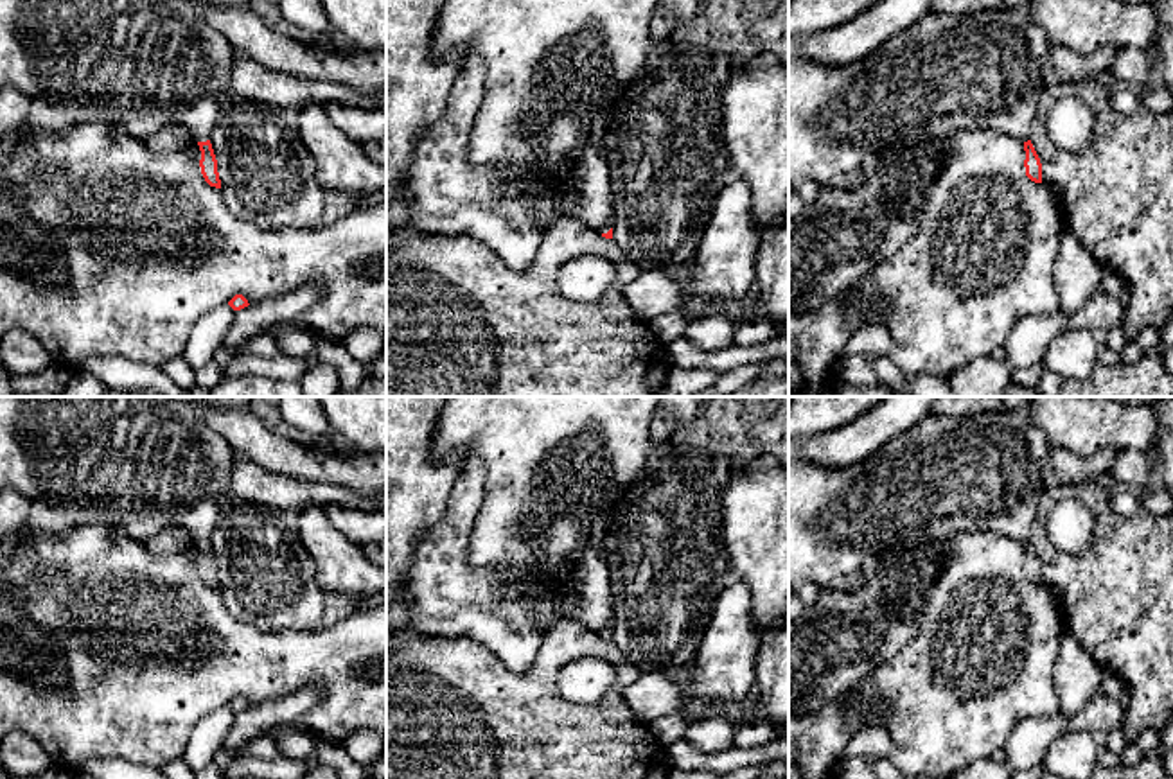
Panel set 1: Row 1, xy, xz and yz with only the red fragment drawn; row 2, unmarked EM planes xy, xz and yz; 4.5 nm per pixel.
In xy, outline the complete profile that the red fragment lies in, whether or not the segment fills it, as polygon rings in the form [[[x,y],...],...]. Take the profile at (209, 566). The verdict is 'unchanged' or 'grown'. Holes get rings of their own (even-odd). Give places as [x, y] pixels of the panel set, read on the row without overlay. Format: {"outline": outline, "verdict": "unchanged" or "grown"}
{"outline": [[[0,397],[0,488],[14,488],[31,503],[43,503],[66,515],[74,526],[115,528],[128,537],[144,542],[153,533],[180,528],[194,537],[201,553],[201,576],[210,589],[221,591],[217,562],[210,546],[210,535],[221,519],[230,497],[230,474],[235,452],[228,442],[208,427],[203,406],[172,400],[171,397]]], "verdict": "grown"}

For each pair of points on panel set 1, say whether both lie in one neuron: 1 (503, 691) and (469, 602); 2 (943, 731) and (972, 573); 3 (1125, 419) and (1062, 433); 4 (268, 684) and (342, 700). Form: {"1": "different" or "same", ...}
{"1": "different", "2": "same", "3": "same", "4": "same"}

